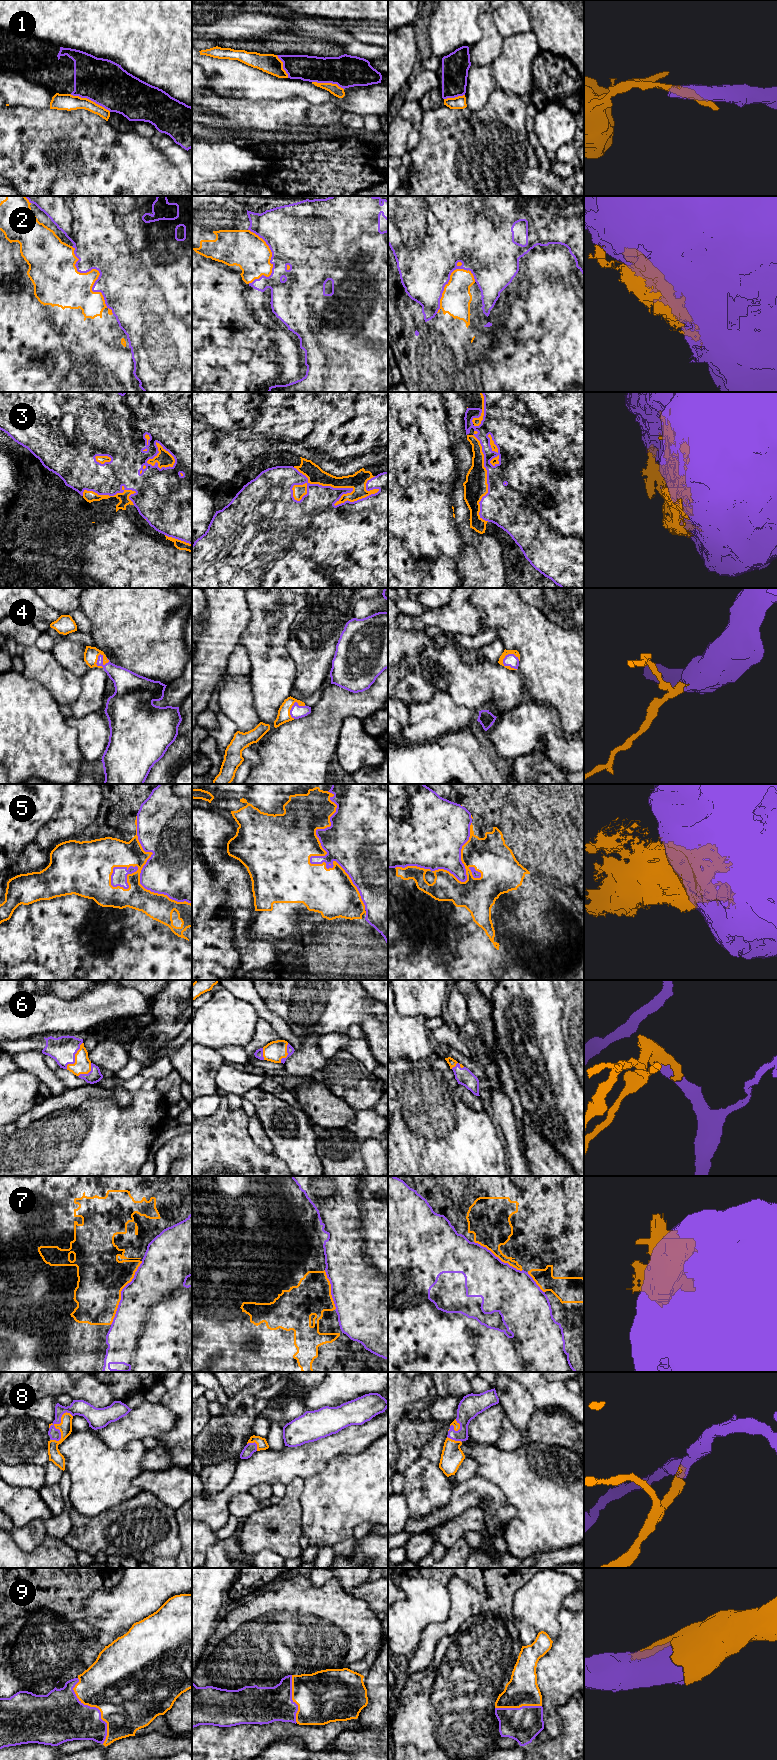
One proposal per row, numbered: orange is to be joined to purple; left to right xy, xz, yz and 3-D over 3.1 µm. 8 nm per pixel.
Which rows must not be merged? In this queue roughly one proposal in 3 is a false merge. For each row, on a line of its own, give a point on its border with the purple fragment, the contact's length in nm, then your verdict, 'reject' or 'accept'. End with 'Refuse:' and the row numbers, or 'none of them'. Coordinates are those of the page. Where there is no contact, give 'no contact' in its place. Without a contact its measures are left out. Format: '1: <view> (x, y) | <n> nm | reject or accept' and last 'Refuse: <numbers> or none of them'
1: xy (90, 99) | 360 nm | reject
2: xy (99, 272) | 650 nm | reject
3: xz (352, 490) | 700 nm | accept
4: xy (102, 660) | 120 nm | accept
5: xz (312, 856) | 1000 nm | reject
6: xy (74, 1057) | 260 nm | accept
7: xy (121, 1293) | 550 nm | accept
8: xy (54, 1427) | 280 nm | accept
9: xy (95, 1707) | 550 nm | accept
Refuse: 1, 2, 5

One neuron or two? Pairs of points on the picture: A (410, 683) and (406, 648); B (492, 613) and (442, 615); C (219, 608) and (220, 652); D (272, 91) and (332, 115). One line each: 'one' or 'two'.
A: one
B: two
C: one
D: two

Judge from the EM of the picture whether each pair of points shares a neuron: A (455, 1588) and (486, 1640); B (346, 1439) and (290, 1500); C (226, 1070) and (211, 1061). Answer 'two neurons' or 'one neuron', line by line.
A: two neurons
B: two neurons
C: two neurons

